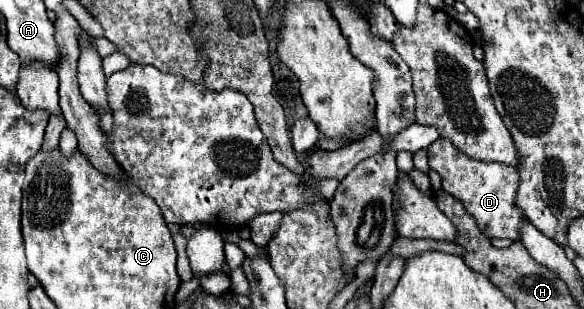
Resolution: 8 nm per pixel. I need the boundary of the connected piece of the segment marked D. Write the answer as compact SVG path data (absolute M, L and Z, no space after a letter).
M437 139L427 149L429 167L441 175L443 191L453 195L463 203L467 213L477 221L479 229L487 237L507 237L511 241L519 239L519 223L527 221L523 211L515 205L517 187L519 187L519 173L515 167L503 163L487 163L475 161L463 155L449 139Z

